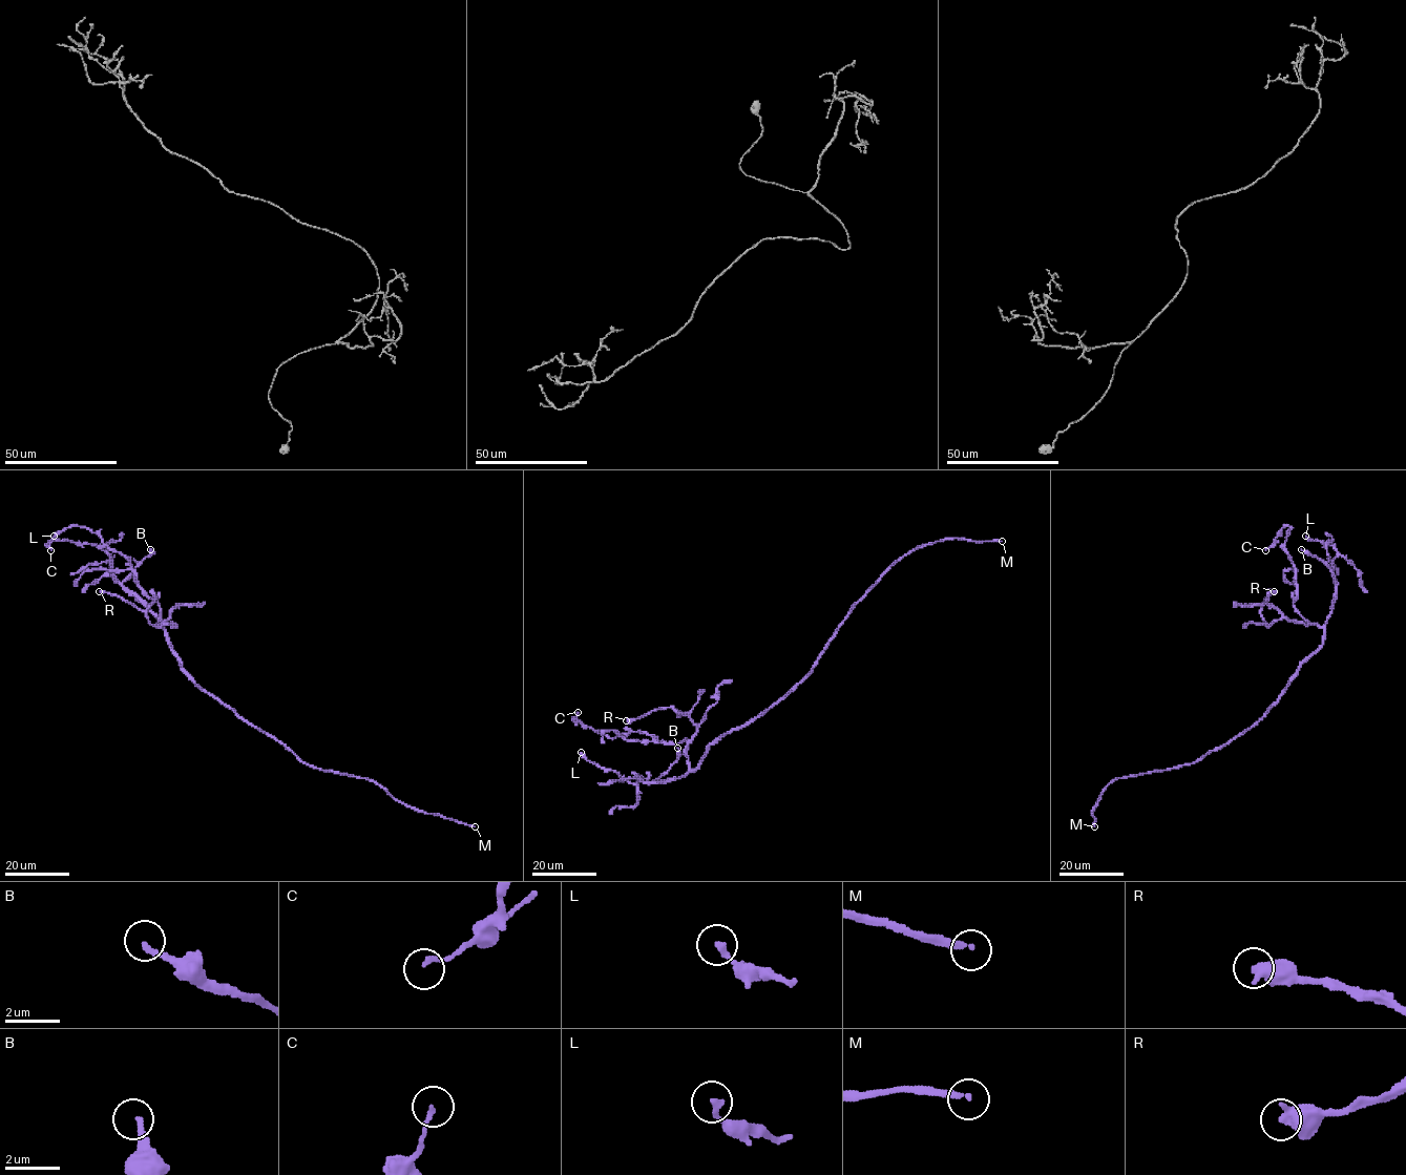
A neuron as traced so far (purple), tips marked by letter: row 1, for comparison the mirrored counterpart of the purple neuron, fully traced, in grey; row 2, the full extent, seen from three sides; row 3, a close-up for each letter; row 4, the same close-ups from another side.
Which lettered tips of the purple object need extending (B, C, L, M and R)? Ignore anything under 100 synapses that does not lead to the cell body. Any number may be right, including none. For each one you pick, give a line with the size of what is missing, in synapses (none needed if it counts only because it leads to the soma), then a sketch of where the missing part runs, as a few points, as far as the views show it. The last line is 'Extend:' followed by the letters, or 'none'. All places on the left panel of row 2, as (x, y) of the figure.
M: 200 synapses
Extend: M

